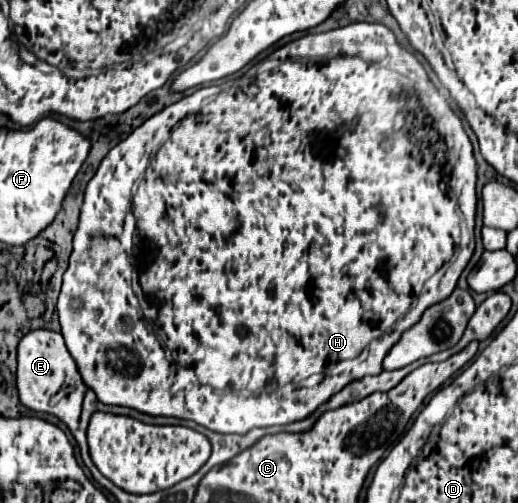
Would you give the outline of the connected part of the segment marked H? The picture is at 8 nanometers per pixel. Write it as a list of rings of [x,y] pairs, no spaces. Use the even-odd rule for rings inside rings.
[[[350,23],[346,27],[338,27],[338,29],[332,29],[332,31],[326,31],[326,33],[310,33],[310,35],[304,35],[300,39],[294,39],[290,43],[286,43],[284,47],[278,47],[272,55],[268,55],[264,61],[256,63],[254,67],[250,67],[242,77],[238,79],[228,79],[224,83],[218,83],[218,85],[208,85],[208,87],[202,87],[198,91],[194,91],[192,95],[180,99],[178,103],[172,103],[168,107],[164,107],[160,113],[156,113],[154,117],[150,117],[144,125],[140,125],[138,129],[134,129],[124,141],[120,141],[100,163],[96,175],[90,179],[88,187],[86,187],[86,193],[84,193],[84,203],[82,203],[82,213],[80,213],[80,225],[74,233],[74,251],[70,255],[70,265],[64,273],[64,281],[62,281],[62,291],[60,291],[58,297],[58,317],[59,323],[62,325],[62,335],[66,335],[66,347],[70,351],[70,355],[74,357],[76,365],[78,365],[78,371],[82,369],[82,379],[84,383],[96,393],[98,401],[102,401],[104,405],[122,405],[122,407],[130,407],[130,409],[136,409],[136,411],[142,411],[142,413],[148,413],[148,415],[162,415],[162,417],[178,417],[178,419],[190,419],[190,421],[196,421],[198,425],[204,425],[206,429],[210,431],[216,431],[216,433],[248,433],[250,429],[254,427],[270,427],[270,425],[286,425],[286,423],[292,423],[292,421],[302,421],[306,417],[310,417],[322,403],[326,403],[334,393],[342,391],[348,383],[352,381],[358,381],[366,375],[378,375],[382,373],[382,361],[386,357],[386,353],[390,351],[390,347],[400,339],[400,335],[410,329],[414,323],[418,323],[418,319],[422,317],[422,313],[444,301],[446,297],[450,297],[450,293],[456,289],[456,281],[460,277],[460,273],[464,271],[464,267],[468,265],[474,249],[460,249],[458,251],[458,259],[454,263],[450,263],[458,243],[460,243],[460,215],[466,217],[466,215],[476,215],[476,203],[478,203],[478,197],[476,197],[476,159],[474,159],[474,151],[472,151],[472,143],[464,131],[464,125],[460,121],[460,117],[450,109],[448,101],[442,97],[442,93],[432,85],[432,81],[428,79],[428,73],[426,69],[422,67],[422,63],[408,51],[404,49],[394,33],[386,27],[386,25],[380,25],[380,23]],[[406,103],[420,103],[422,109],[418,111],[418,107],[406,107]],[[132,211],[134,219],[136,219],[136,237],[138,237],[138,287],[134,287],[134,291],[130,293],[130,289],[126,291],[124,281],[122,281],[122,269],[120,269],[120,259],[116,261],[116,241],[118,235],[122,233],[122,225],[124,225],[124,217],[126,213]],[[142,319],[146,319],[152,327],[146,329]],[[156,335],[162,339],[164,347],[176,355],[178,363],[182,365],[172,365],[166,355],[164,355],[164,347],[160,345],[160,341],[156,339]]]

